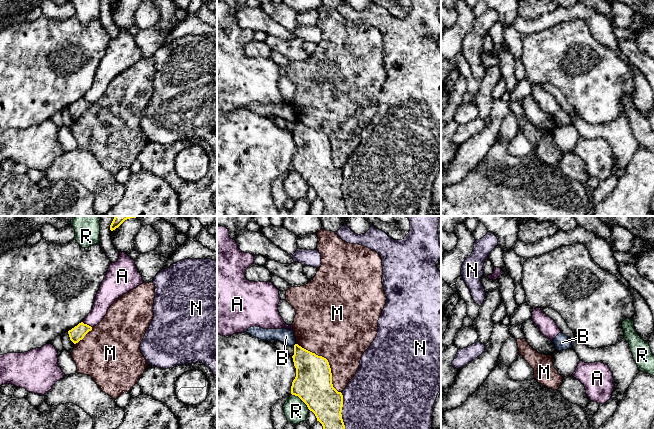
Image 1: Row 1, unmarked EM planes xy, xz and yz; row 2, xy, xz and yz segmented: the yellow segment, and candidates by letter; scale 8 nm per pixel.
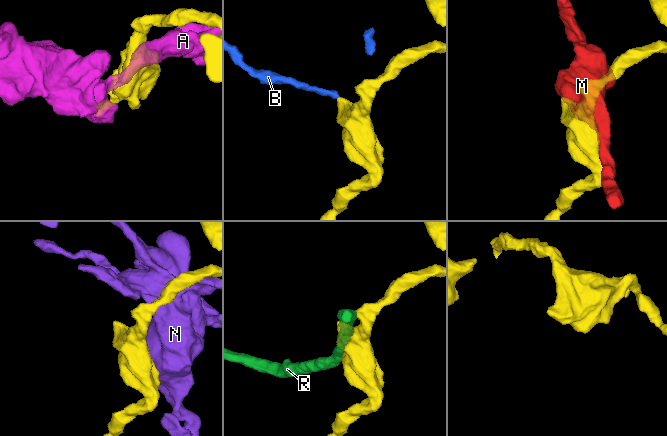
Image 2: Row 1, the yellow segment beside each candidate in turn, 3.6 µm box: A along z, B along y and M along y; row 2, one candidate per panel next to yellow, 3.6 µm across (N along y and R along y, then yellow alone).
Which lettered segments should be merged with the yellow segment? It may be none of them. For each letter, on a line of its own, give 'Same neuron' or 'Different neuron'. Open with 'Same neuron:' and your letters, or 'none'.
Same neuron: none
A: Different neuron
B: Different neuron
M: Different neuron
N: Different neuron
R: Different neuron

